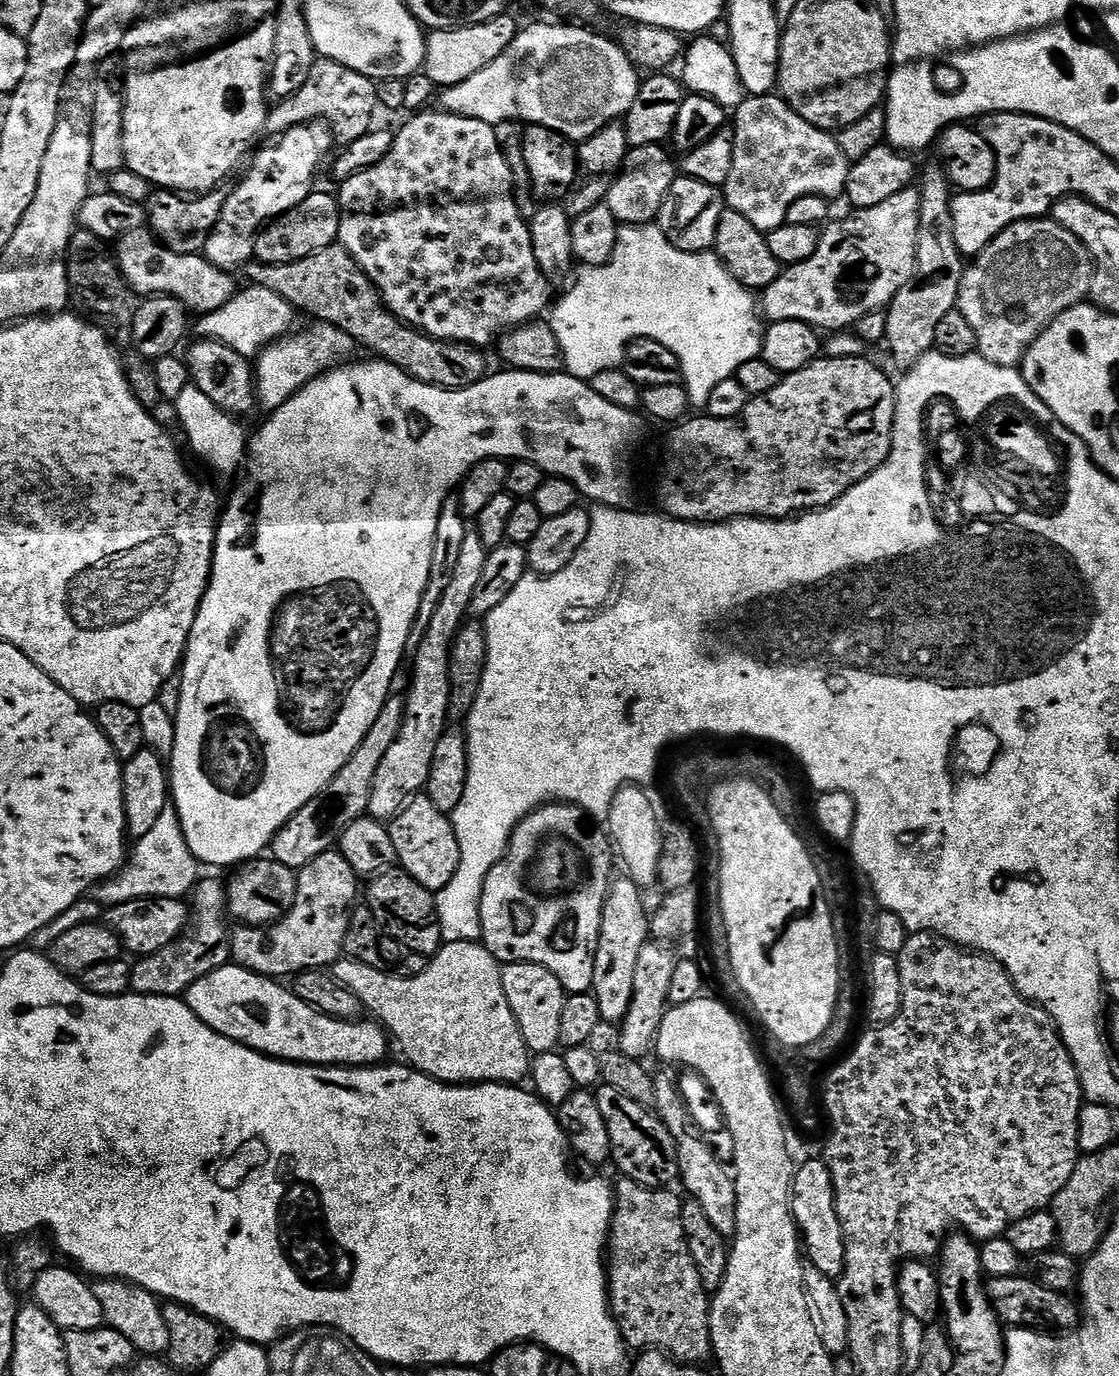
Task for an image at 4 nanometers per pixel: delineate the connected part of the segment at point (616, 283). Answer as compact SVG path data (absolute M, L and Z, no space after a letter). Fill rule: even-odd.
M655 223L643 226L630 224L621 227L616 249L612 257L604 264L581 267L579 271L575 273L571 284L572 289L561 298L560 305L558 305L556 309L554 309L555 307L551 309L551 312L553 312L552 317L550 317L550 323L554 334L558 338L560 353L564 356L564 368L567 369L571 375L577 376L578 379L585 382L591 381L594 374L598 374L602 370L610 370L614 367L614 362L619 361L621 357L623 357L624 350L630 341L648 336L652 340L662 342L662 346L674 350L674 354L680 363L679 375L682 377L684 387L688 390L689 401L691 401L693 405L700 404L700 406L704 406L707 405L710 393L714 390L714 386L716 386L718 382L731 380L735 377L738 366L742 366L742 362L748 359L747 354L756 354L761 351L762 324L760 328L760 320L762 321L762 316L758 311L757 297L756 300L752 297L755 296L753 289L745 288L744 285L738 282L738 278L734 278L730 275L728 268L720 261L720 257L716 255L715 251L683 252L681 248L674 247L674 245L668 241L668 235Z

